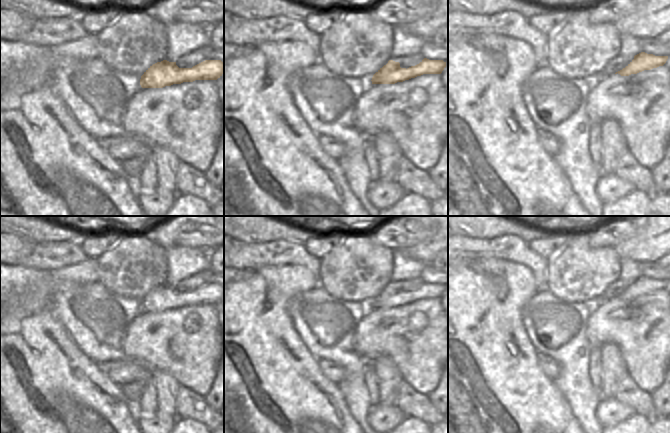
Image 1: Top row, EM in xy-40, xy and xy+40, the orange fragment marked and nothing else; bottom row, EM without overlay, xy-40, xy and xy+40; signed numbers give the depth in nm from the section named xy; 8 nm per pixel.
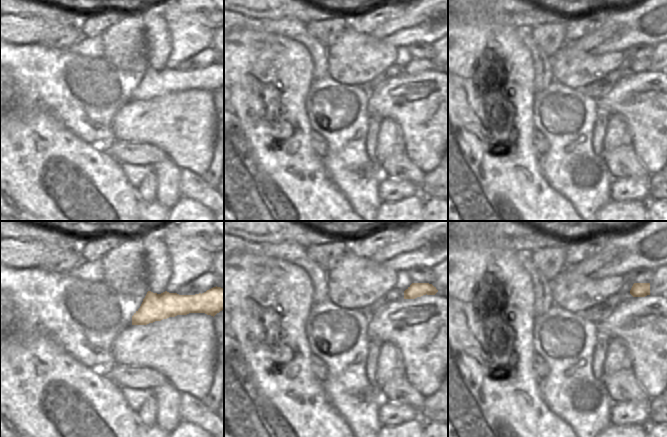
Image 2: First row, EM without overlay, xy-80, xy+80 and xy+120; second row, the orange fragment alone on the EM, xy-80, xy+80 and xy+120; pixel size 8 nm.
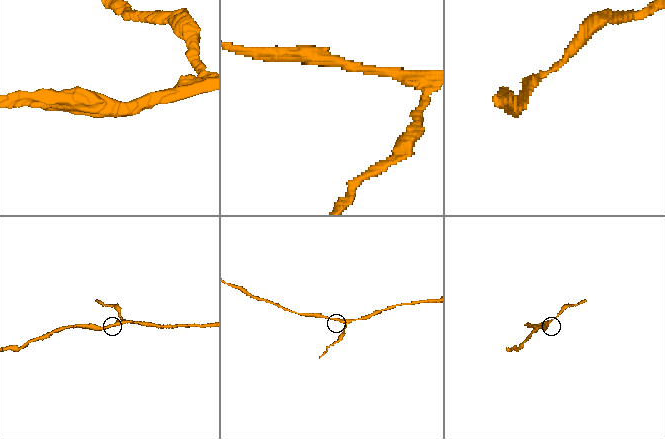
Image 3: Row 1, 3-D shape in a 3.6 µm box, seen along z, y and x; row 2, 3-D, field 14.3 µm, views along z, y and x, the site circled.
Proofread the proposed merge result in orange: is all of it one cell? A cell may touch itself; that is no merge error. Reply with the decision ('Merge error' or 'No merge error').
Merge error.

